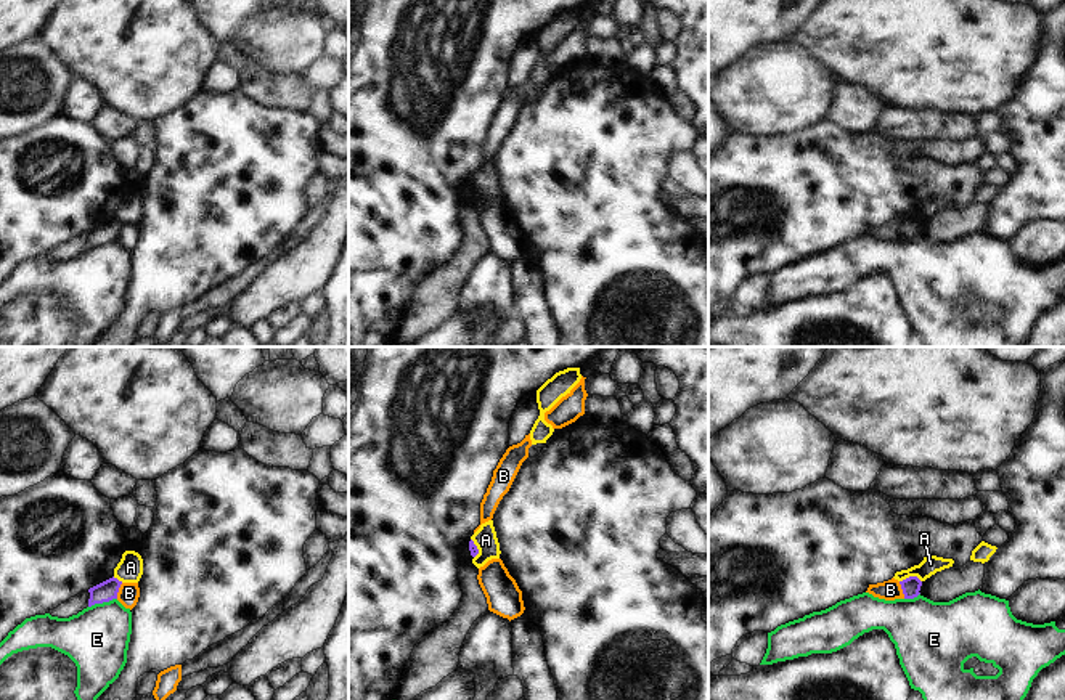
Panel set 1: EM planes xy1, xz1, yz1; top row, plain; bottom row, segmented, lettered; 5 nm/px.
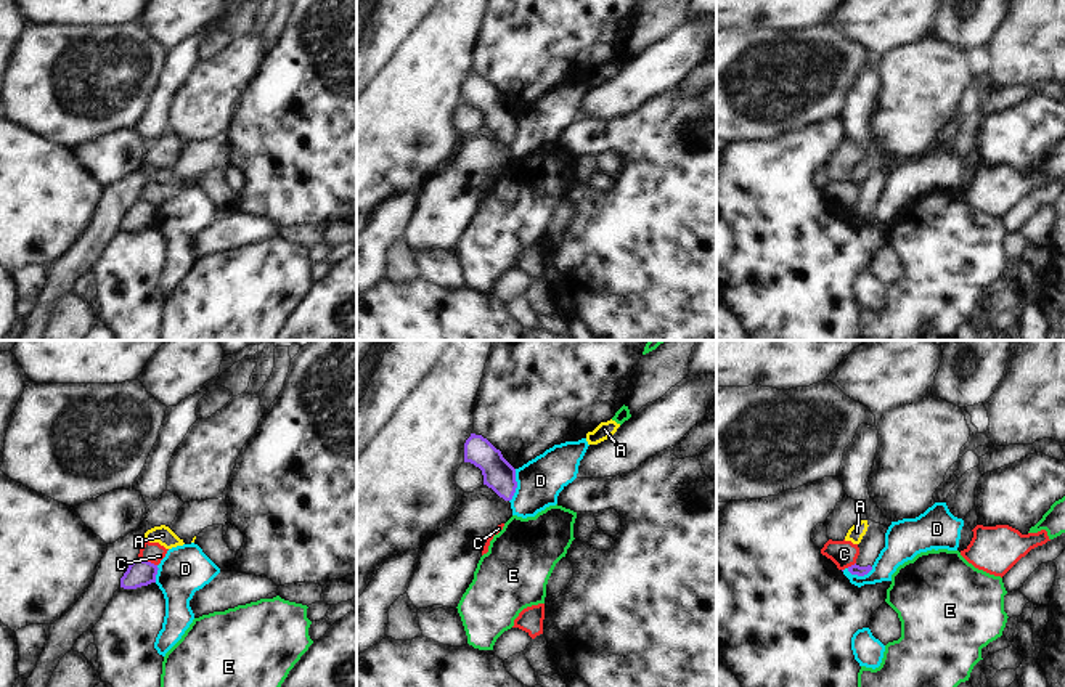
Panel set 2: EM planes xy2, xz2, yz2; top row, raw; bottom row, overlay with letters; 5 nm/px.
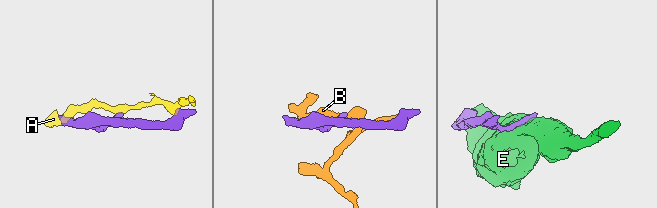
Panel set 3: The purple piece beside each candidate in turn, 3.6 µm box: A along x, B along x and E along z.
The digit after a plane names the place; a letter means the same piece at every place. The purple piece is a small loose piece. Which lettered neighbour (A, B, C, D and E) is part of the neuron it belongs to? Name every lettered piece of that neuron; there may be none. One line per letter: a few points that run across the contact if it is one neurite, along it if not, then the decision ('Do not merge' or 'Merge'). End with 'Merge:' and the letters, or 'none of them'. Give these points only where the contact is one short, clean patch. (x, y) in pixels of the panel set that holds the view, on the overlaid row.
A: Line: yz1 (921, 580), (906, 577), (900, 581). Do not merge
B: Line: yz1 (898, 581), (905, 598). Do not merge
C: Line: xy2 (138, 559), (146, 559), (156, 565). Do not merge
D: Line: xz2 (516, 469), (516, 491), (510, 501). Do not merge
E: Do not merge
Merge: none of them.

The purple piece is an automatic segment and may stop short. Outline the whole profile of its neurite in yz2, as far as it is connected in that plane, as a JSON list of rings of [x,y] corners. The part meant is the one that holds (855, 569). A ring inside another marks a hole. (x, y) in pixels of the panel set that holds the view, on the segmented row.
[[[867,518],[867,531],[863,536],[859,547],[859,555],[856,563],[848,567],[851,575],[864,576],[872,570],[875,559],[880,551],[885,547],[885,533],[888,530],[887,525],[875,523]]]

